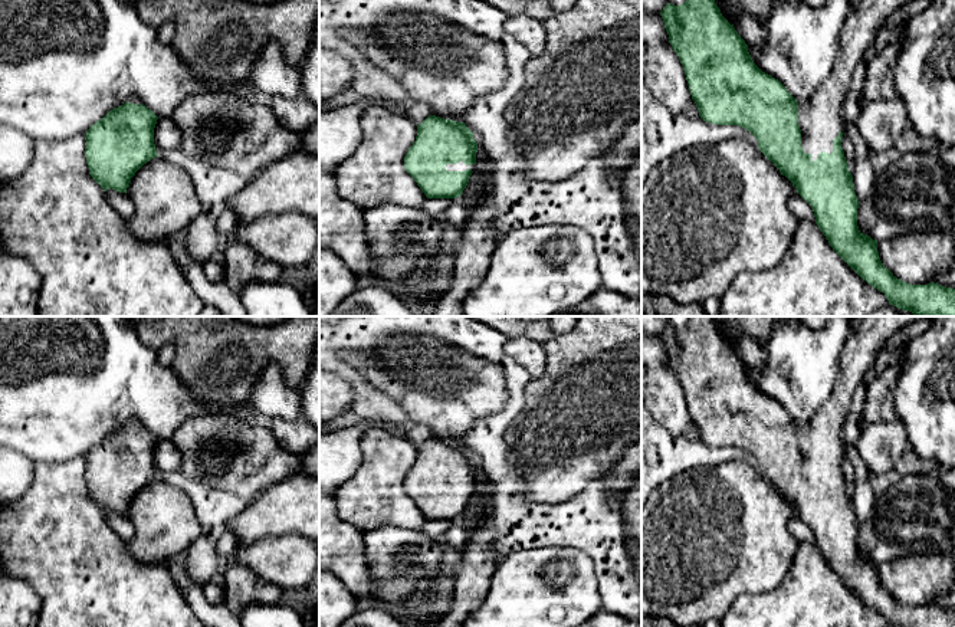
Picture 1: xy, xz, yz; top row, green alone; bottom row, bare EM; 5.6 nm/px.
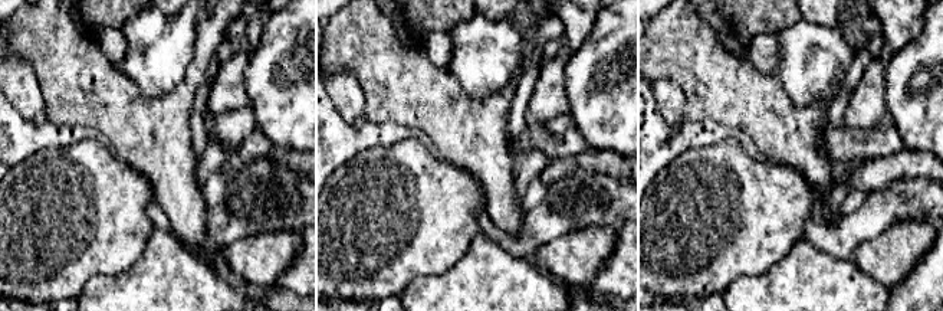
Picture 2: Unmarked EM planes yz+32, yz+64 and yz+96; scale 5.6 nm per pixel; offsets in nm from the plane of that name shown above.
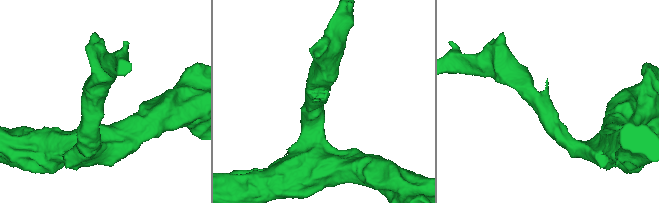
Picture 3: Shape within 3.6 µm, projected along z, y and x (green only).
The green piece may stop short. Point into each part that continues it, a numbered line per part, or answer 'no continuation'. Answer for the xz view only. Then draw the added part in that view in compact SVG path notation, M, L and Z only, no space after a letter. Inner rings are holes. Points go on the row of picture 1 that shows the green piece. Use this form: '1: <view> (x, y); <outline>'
1: xz (460, 166); M463 161L457 163L457 164L447 164L444 165L446 170L449 171L465 171L465 170L475 170L476 168L476 164L472 164L472 165L466 165Z

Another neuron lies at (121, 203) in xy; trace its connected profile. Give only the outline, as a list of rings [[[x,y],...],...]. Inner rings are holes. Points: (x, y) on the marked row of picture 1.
[[[108,188],[105,191],[106,200],[111,204],[111,207],[122,217],[128,219],[134,214],[135,206],[132,200],[125,194],[115,191],[112,188]]]

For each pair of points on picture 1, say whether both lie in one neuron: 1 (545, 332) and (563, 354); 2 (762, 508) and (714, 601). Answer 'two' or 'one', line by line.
1: two
2: one

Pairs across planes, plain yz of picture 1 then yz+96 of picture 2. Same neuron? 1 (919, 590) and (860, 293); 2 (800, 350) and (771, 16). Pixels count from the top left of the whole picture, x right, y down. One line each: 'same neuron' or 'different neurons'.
1: different neurons
2: different neurons

